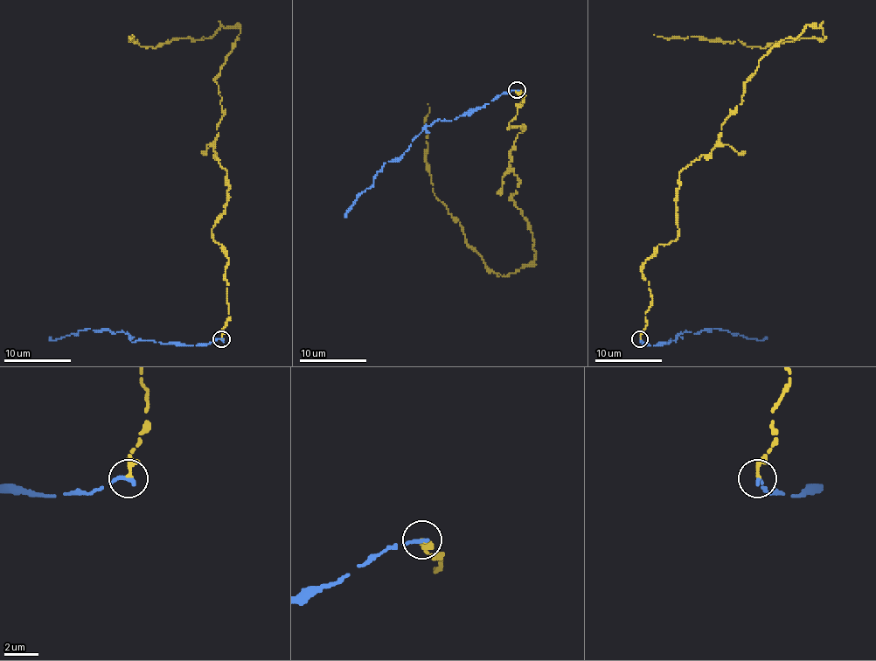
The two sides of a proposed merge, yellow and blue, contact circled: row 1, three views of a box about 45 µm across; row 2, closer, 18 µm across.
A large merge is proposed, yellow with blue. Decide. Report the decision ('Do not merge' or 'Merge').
Do not merge

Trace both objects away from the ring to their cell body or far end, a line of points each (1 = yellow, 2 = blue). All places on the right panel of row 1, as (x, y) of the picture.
1: (640, 338), (679, 173), (782, 39), (809, 24), (826, 38), (654, 34)
2: (640, 338), (645, 344), (657, 345), (676, 340), (684, 332), (699, 333), (714, 329), (757, 340), (767, 337)

